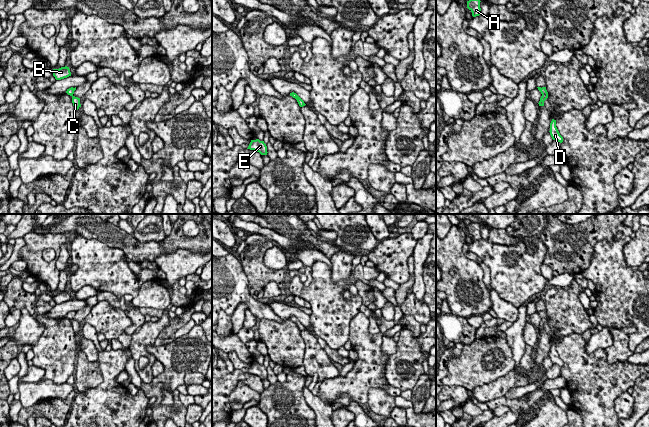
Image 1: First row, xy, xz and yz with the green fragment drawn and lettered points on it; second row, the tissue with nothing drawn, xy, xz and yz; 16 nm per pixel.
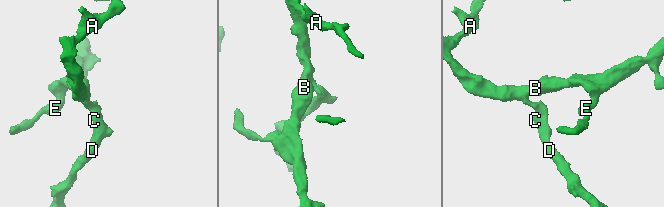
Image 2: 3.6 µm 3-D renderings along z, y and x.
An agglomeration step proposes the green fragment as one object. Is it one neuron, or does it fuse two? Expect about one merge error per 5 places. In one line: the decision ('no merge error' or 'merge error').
no merge error

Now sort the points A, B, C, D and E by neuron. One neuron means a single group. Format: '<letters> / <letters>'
A B C D E

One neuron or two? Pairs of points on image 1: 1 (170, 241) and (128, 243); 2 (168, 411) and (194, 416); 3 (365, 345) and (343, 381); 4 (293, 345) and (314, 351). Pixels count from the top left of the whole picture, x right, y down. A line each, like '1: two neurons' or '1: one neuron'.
1: one neuron
2: two neurons
3: one neuron
4: two neurons

